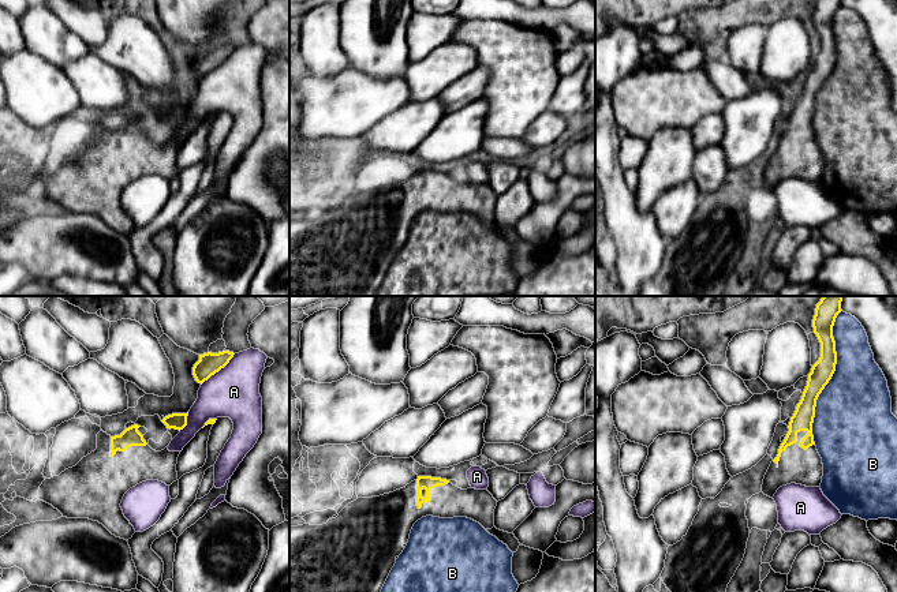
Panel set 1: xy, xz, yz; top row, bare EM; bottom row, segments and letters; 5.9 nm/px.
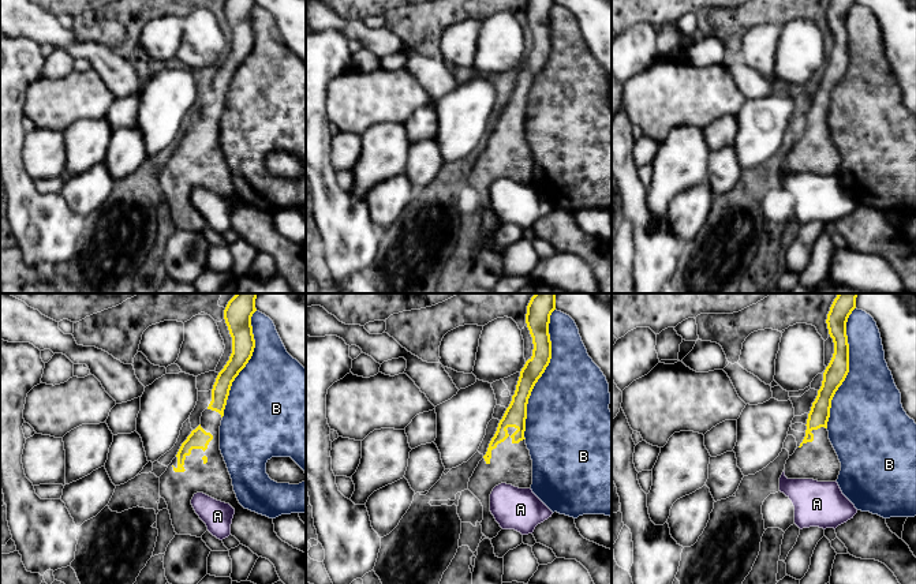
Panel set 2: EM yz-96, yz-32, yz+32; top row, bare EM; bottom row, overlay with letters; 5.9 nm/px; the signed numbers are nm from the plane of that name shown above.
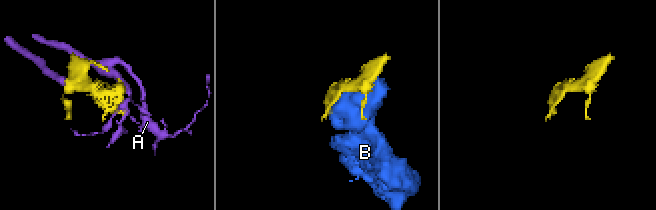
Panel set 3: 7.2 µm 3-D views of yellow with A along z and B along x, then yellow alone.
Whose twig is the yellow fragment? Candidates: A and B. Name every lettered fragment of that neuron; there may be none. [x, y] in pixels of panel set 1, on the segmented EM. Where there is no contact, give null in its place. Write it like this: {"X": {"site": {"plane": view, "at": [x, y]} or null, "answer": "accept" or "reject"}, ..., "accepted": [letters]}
{"A": {"site": {"plane": "xy", "at": [219, 370]}, "answer": "reject"}, "B": {"site": {"plane": "yz", "at": [832, 375]}, "answer": "reject"}, "accepted": []}

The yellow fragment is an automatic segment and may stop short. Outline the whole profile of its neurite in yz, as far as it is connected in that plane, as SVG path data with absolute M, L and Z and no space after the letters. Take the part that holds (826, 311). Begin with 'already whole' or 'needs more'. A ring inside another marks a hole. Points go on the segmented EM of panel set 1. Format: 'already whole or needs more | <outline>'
needs more | M823 296L816 304L812 327L821 342L821 357L808 374L801 400L791 417L789 431L765 475L762 492L770 498L780 487L791 483L821 487L823 464L814 442L812 423L816 400L836 371L833 326L842 311L842 297Z

